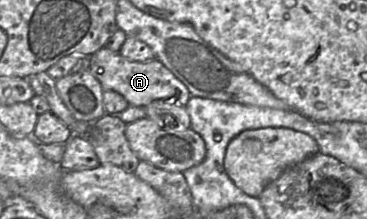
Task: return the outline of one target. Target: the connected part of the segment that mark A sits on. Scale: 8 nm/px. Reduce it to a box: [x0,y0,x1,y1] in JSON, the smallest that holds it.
[89,47,191,107]

